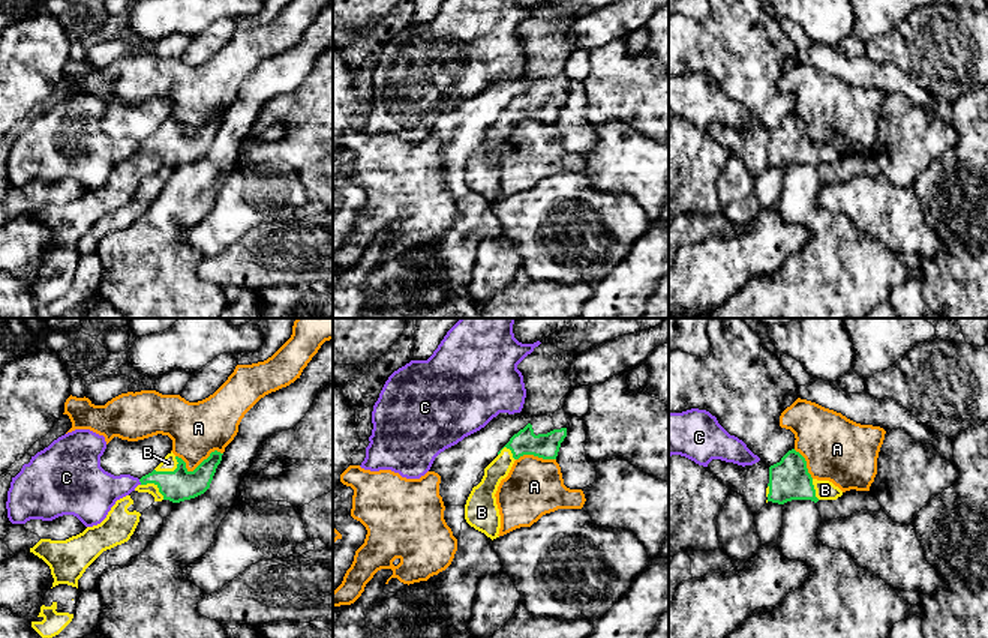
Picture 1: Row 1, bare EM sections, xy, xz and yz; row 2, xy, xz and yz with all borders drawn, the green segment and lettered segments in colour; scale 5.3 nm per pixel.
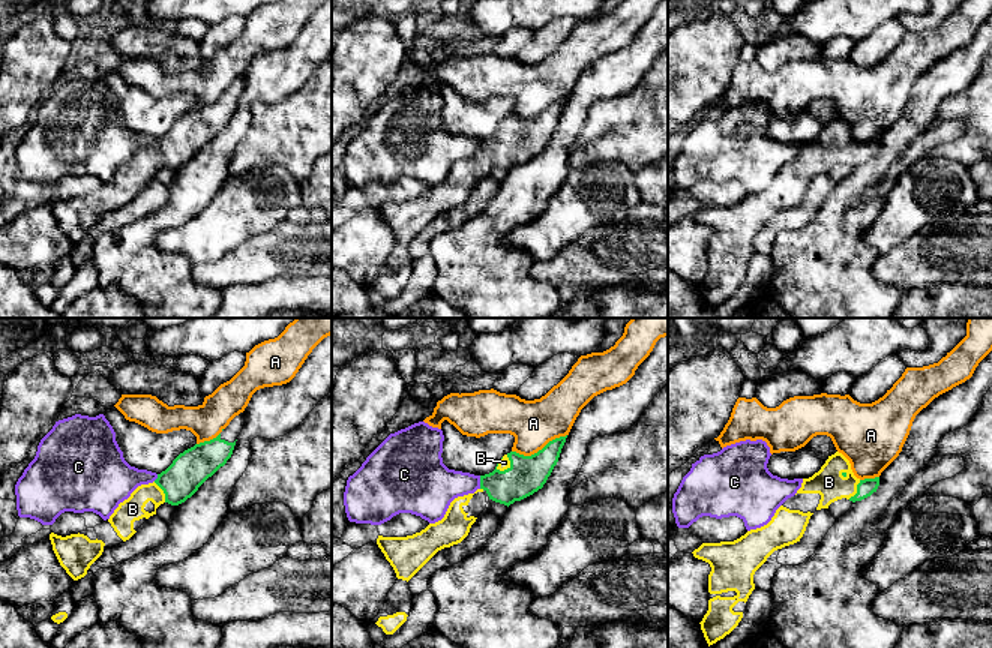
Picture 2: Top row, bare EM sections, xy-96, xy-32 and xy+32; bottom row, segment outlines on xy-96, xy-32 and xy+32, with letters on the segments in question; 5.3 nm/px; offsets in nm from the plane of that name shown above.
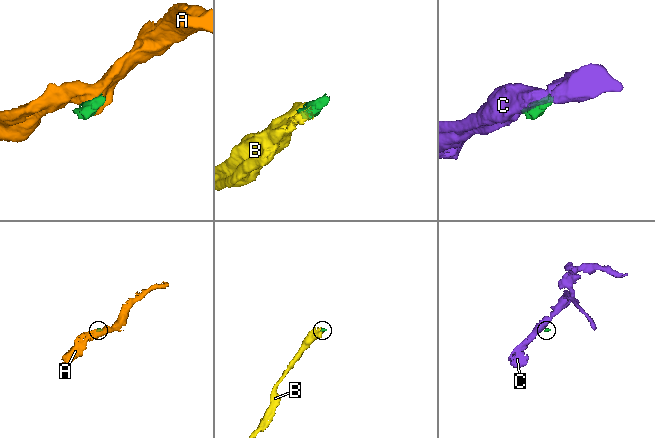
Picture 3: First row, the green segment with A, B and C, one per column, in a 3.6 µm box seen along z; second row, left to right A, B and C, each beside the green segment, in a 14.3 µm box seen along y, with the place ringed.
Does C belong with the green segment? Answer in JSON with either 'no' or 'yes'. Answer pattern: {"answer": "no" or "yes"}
{"answer": "no"}

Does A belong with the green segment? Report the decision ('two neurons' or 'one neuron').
two neurons

